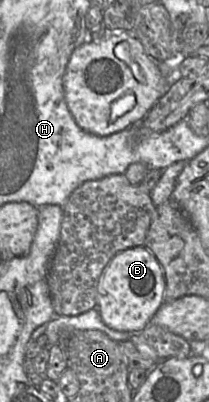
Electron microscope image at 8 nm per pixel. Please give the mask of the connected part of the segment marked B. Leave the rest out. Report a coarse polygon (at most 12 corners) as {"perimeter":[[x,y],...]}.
{"perimeter":[[117,253],[98,283],[104,323],[140,332],[164,303],[155,256]]}

